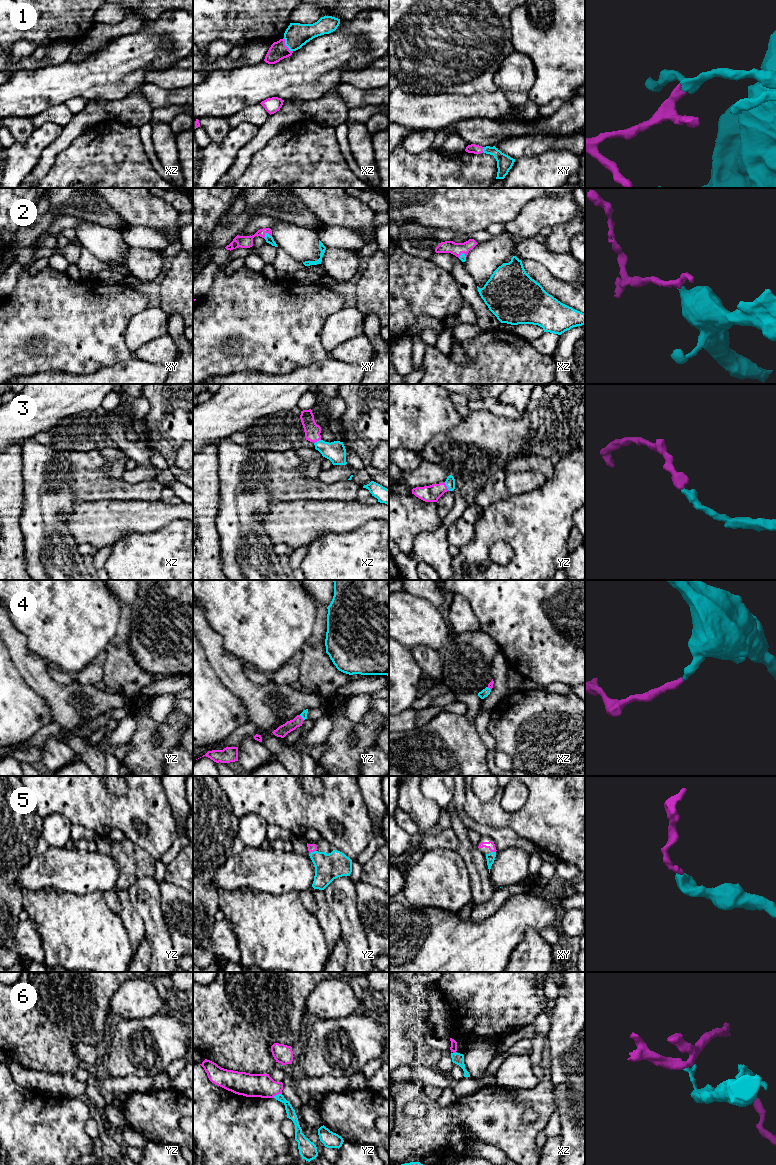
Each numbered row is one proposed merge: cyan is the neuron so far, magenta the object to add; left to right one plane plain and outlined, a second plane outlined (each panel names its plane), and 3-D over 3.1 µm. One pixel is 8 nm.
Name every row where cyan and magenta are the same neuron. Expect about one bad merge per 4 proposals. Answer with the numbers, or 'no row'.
1, 2, 3, 4, 5, 6

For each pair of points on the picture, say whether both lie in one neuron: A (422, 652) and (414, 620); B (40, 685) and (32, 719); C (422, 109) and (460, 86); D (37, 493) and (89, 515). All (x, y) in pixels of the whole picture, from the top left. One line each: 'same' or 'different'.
A: different
B: different
C: different
D: different

